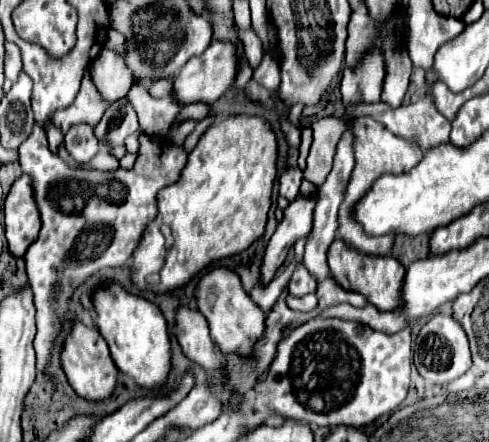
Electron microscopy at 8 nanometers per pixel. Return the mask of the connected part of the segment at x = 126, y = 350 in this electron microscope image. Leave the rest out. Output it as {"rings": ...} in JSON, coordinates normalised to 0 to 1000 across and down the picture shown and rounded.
{"rings":[[[225,640],[221,649],[196,658],[192,667],[192,726],[200,735],[204,758],[225,785],[225,803],[237,830],[270,853],[286,876],[311,880],[339,867],[344,844],[352,835],[352,785],[344,758],[344,731],[331,704],[278,667],[262,667],[241,640]]]}

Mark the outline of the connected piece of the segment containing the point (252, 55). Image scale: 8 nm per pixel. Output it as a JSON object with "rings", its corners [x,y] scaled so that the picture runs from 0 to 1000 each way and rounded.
{"rings":[[[511,66],[511,70],[491,70],[491,88],[499,97],[499,115],[503,115],[503,133],[507,133],[511,152],[524,156],[532,133],[536,133],[536,93],[532,93],[532,84]]]}

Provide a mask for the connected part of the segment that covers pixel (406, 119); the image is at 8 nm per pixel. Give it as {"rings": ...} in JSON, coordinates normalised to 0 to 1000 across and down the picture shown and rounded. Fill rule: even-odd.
{"rings":[[[867,224],[867,229],[851,229],[843,238],[830,238],[830,242],[814,242],[814,247],[802,247],[798,238],[773,229],[773,233],[732,233],[732,238],[720,238],[712,247],[712,260],[716,265],[740,265],[740,260],[757,260],[765,269],[773,269],[793,296],[802,296],[806,305],[830,314],[830,319],[843,319],[851,324],[863,346],[883,337],[883,333],[896,333],[904,324],[916,319],[916,305],[920,305],[920,274],[912,265],[904,265],[896,256],[896,247],[888,242],[888,233],[879,224]]]}

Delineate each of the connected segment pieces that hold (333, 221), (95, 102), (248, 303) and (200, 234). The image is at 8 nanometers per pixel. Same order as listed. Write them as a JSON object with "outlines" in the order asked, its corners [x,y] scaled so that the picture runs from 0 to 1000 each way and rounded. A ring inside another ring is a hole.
{"outlines":[[[[703,265],[703,278],[708,278],[708,296],[699,305],[699,314],[691,319],[691,333],[687,333],[687,351],[683,351],[683,378],[675,387],[675,396],[667,400],[663,419],[654,423],[654,450],[650,450],[650,468],[642,477],[642,514],[638,523],[630,527],[626,536],[626,568],[622,568],[622,590],[618,600],[646,627],[646,636],[663,636],[671,627],[671,595],[667,595],[667,568],[675,559],[675,550],[687,541],[687,527],[691,527],[691,473],[703,455],[703,432],[708,432],[708,419],[716,410],[716,391],[724,382],[724,333],[720,333],[720,319],[724,319],[724,305],[720,305],[720,269]]],[[[176,161],[151,238],[143,238],[139,247],[115,251],[106,274],[127,301],[135,301],[143,292],[143,283],[155,283],[155,278],[180,278],[192,287],[192,278],[200,278],[200,269],[213,260],[213,251],[221,242],[225,242],[225,229],[217,229],[200,210],[200,201],[192,197],[192,188],[184,179],[184,161]]],[[[462,604],[434,609],[409,631],[401,649],[401,676],[405,699],[425,722],[429,758],[438,776],[450,785],[450,794],[458,803],[487,803],[495,812],[511,812],[524,771],[544,753],[544,713],[495,654],[491,627]]],[[[458,265],[429,283],[384,351],[368,405],[323,432],[323,486],[299,509],[262,595],[270,640],[290,658],[348,663],[389,640],[429,595],[507,563],[544,514],[556,419],[564,405],[564,355],[564,305],[532,265]]]]}

